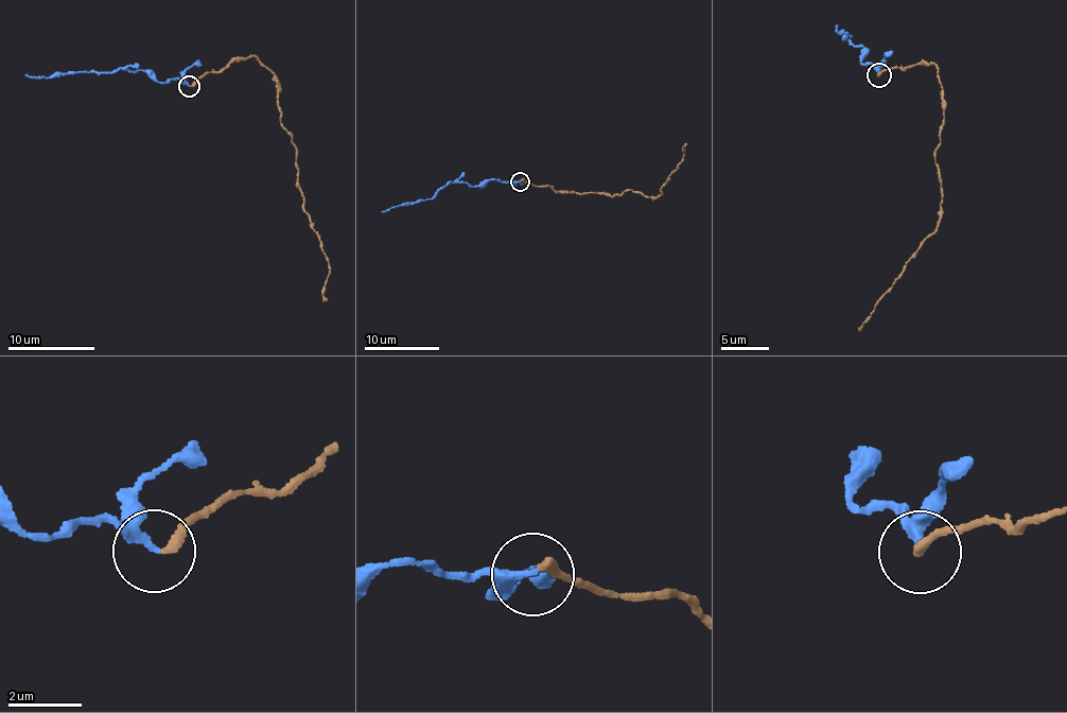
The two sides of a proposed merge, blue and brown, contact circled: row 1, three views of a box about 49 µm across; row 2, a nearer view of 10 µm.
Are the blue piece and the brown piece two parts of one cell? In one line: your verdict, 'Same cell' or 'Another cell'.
Same cell

